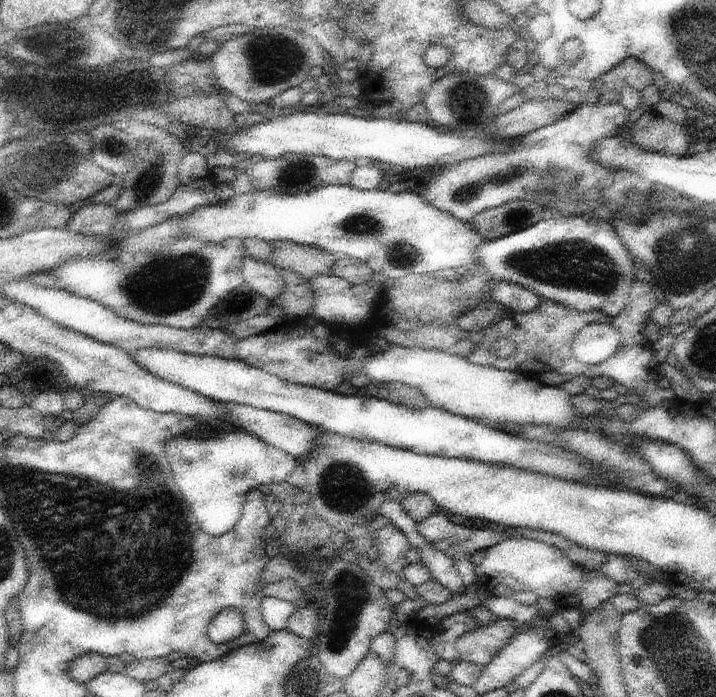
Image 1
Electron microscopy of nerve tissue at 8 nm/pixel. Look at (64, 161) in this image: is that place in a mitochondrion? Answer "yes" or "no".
yes

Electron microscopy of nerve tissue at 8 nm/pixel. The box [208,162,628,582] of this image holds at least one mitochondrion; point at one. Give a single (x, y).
(577, 264)

